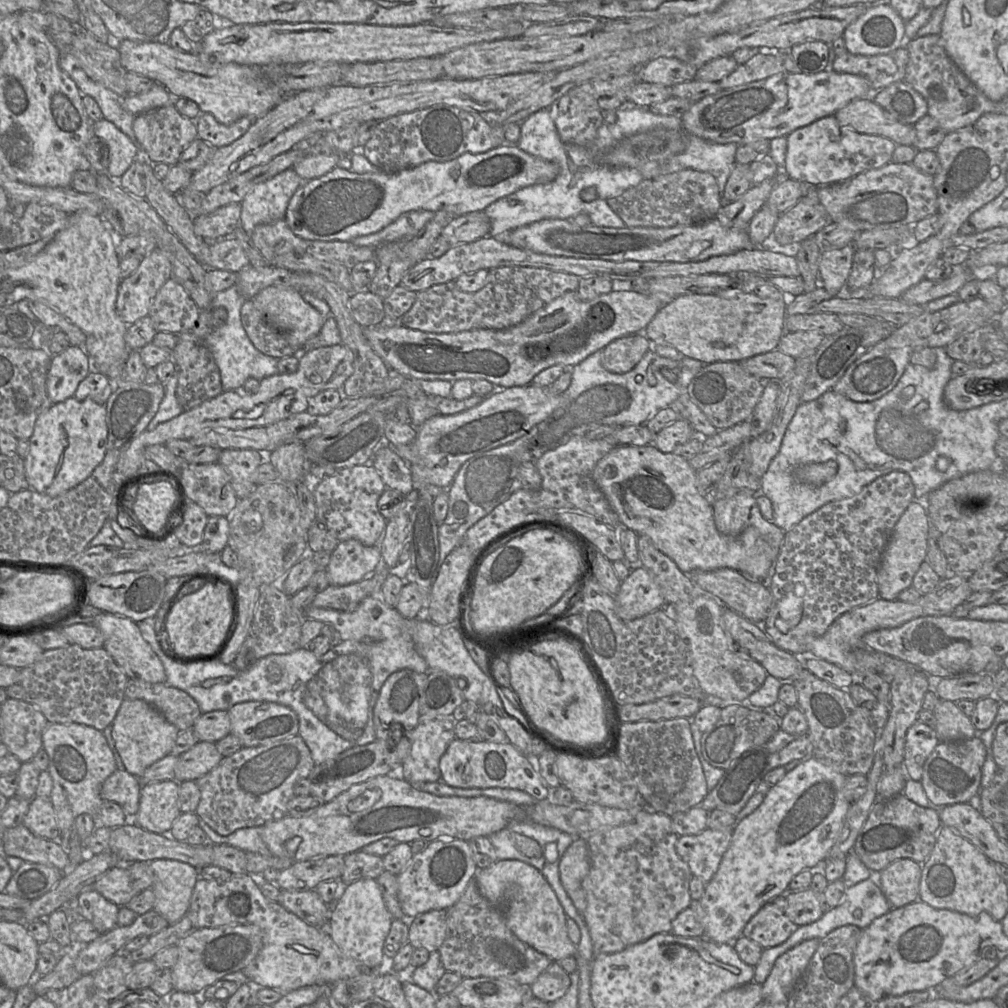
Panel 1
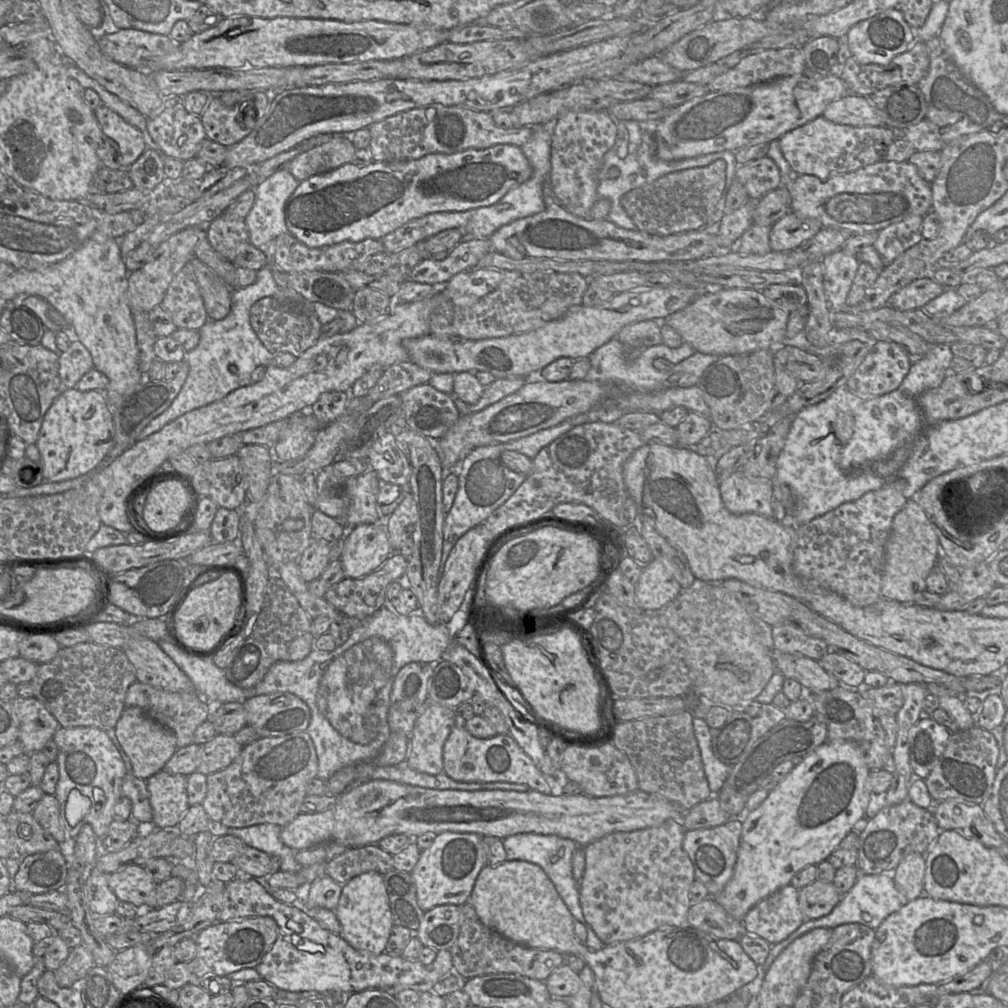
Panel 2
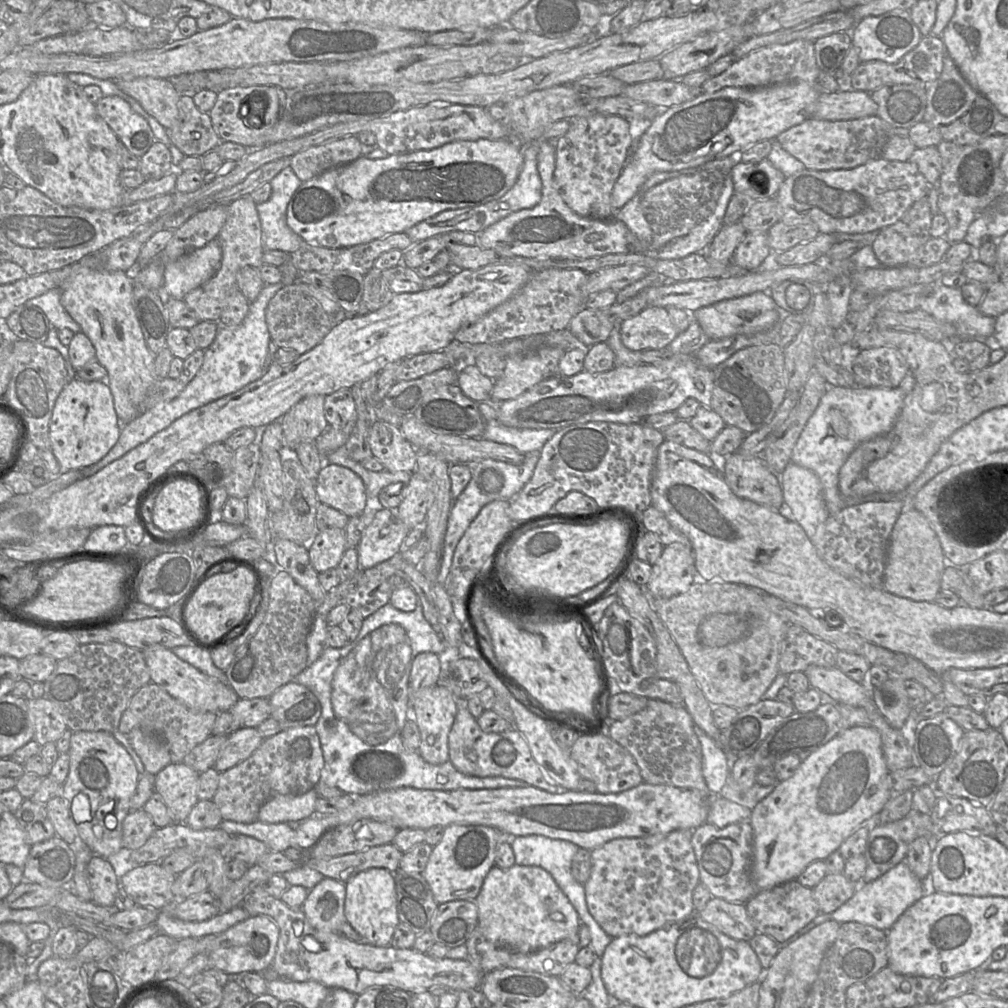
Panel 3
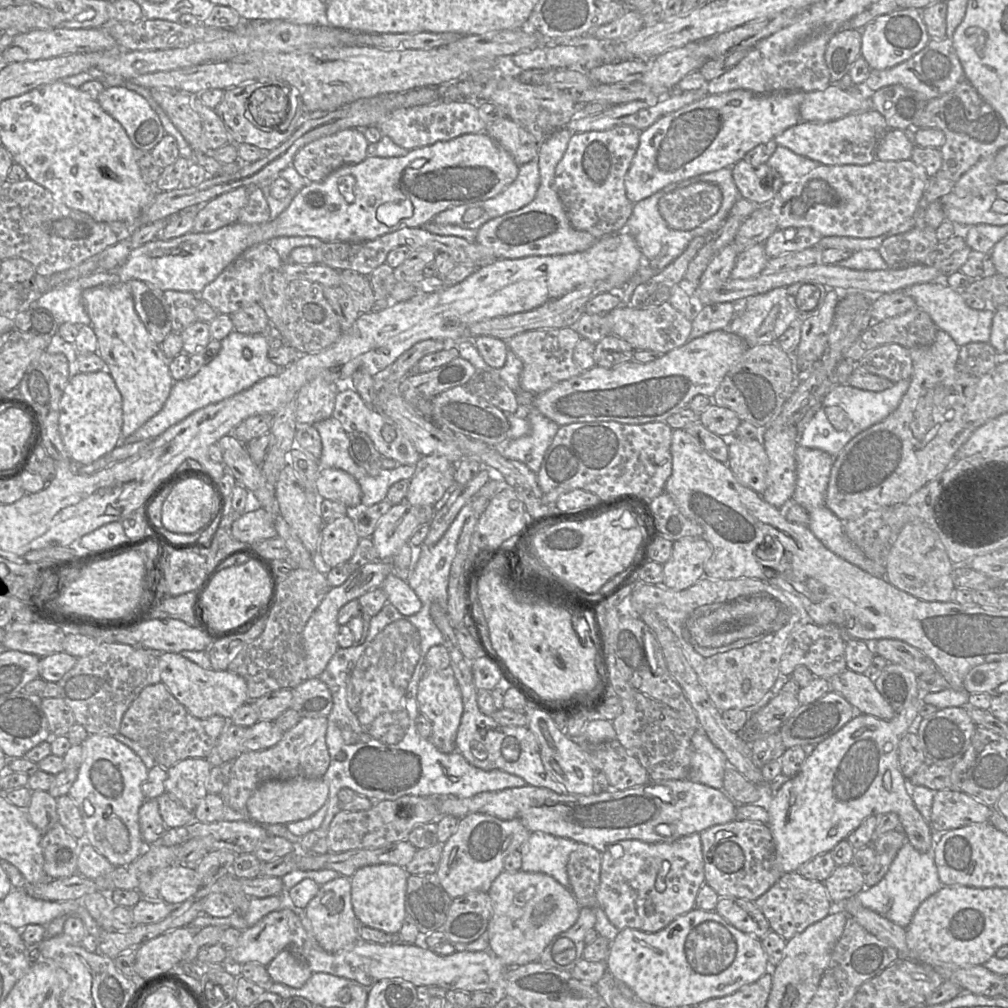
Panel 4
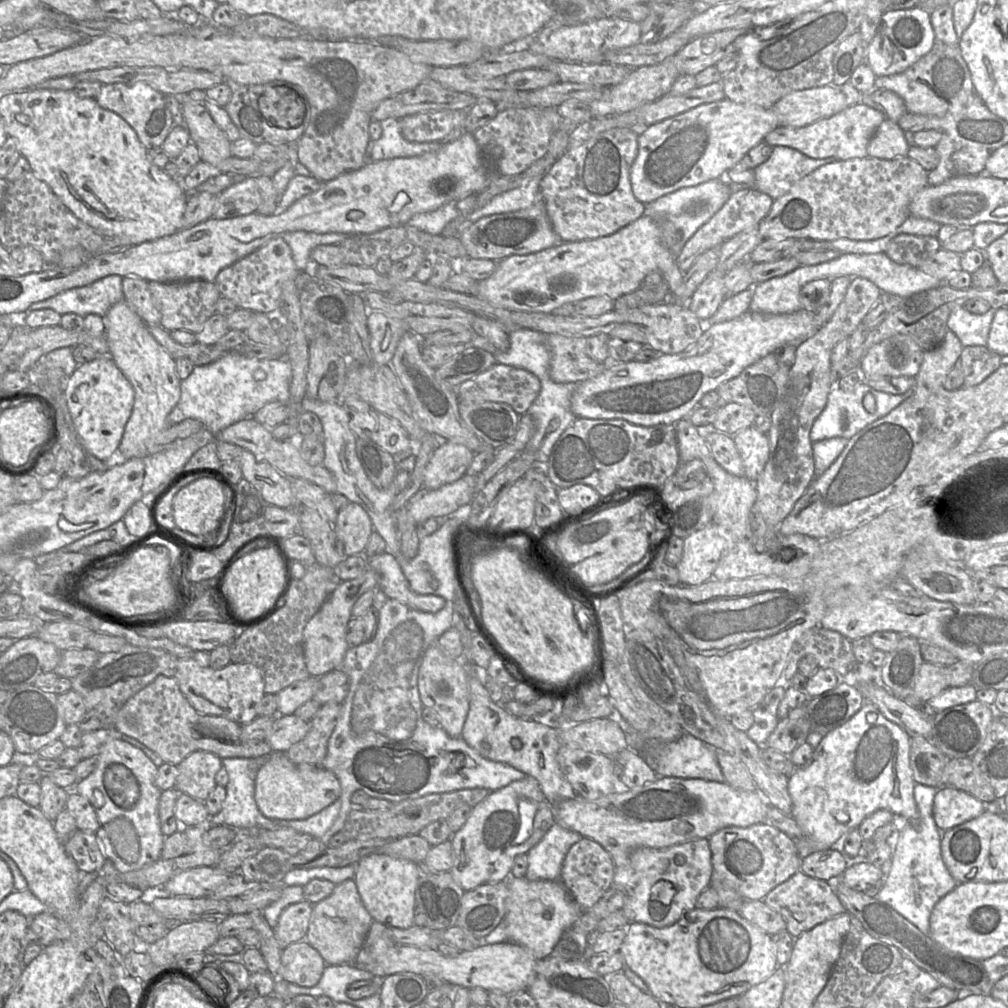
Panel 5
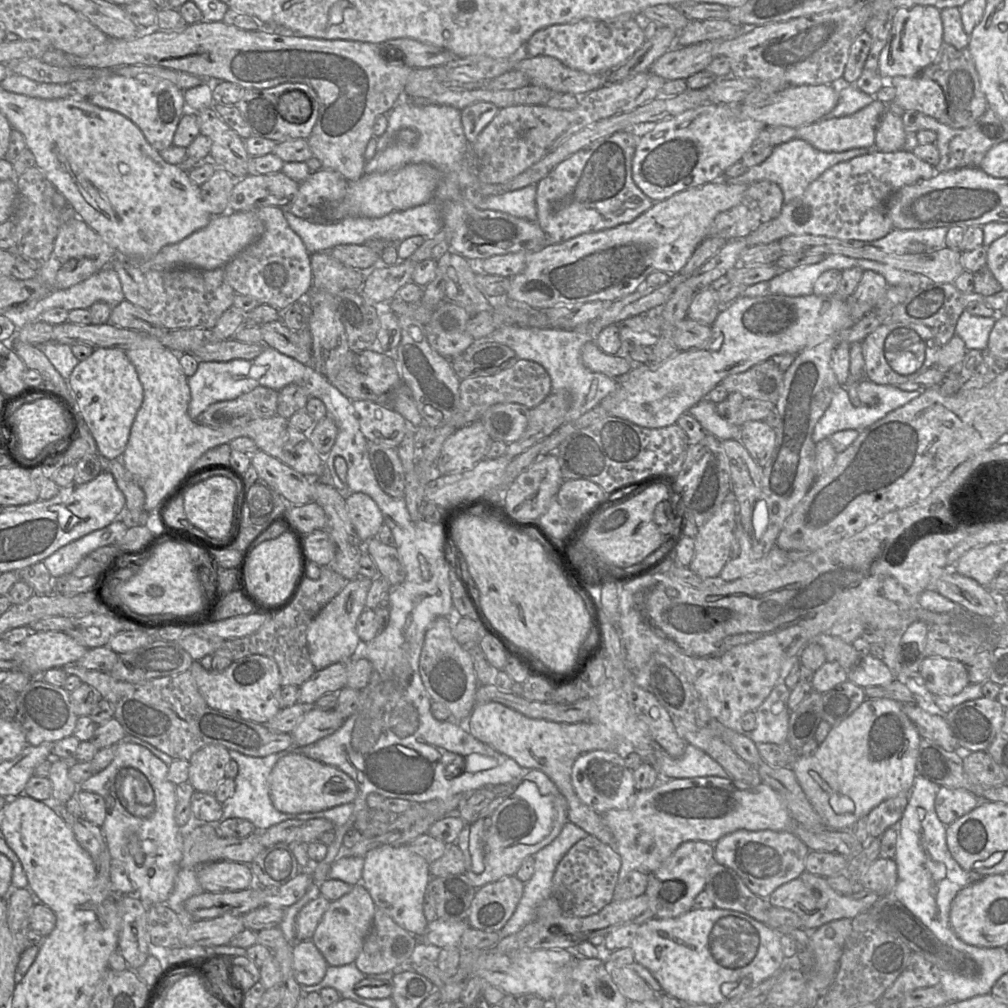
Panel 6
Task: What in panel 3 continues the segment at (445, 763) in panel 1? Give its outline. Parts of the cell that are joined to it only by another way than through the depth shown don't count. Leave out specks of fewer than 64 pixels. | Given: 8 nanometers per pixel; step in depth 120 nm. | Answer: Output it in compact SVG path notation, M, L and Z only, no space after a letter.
M458 699L458 711L448 736L449 761L455 769L467 776L479 778L503 777L526 782L552 794L567 791L551 782L533 758L524 736L514 727L500 733L481 730L467 707L467 699Z

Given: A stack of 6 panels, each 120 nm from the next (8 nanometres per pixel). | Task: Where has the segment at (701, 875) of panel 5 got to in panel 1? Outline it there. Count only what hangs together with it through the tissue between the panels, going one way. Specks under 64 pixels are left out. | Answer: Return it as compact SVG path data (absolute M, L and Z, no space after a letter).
M641 805L631 822L599 829L588 838L583 838L587 842L590 858L590 869L582 882L586 894L583 919L592 940L594 957L620 952L656 934L670 933L672 921L692 904L689 883L693 875L688 864L676 852L678 837L672 829L671 817Z

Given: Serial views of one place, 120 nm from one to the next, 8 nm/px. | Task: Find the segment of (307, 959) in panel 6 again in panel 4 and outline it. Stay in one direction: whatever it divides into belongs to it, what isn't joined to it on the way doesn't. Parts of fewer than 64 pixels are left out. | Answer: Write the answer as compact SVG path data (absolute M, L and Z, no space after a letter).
M284 949L266 966L273 982L301 988L312 976L308 965L291 950Z

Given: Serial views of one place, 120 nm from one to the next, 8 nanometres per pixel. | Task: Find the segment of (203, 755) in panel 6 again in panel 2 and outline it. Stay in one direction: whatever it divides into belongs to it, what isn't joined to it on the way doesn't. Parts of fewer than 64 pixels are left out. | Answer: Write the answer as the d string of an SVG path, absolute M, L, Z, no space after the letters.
M164 770L146 780L152 807L152 823L157 829L175 829L190 807L187 777Z

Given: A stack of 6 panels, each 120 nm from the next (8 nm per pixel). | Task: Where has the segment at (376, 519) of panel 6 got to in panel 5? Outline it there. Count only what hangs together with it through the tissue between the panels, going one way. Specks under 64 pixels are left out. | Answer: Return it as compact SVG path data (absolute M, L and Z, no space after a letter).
M349 502L338 512L335 531L343 545L344 555L349 557L363 553L374 528L366 510Z

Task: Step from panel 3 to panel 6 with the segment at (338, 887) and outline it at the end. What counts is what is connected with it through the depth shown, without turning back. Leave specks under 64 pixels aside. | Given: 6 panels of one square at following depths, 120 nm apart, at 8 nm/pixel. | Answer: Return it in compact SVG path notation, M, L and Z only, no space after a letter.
M362 884L353 885L349 893L330 902L311 939L328 965L354 963L371 928L374 913L374 902Z

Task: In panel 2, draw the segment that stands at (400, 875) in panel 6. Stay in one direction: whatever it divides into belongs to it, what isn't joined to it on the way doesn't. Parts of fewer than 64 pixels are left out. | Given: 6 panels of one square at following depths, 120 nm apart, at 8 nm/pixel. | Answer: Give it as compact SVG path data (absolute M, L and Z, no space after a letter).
M370 871L352 878L342 886L342 893L336 909L334 910L341 925L340 936L354 949L379 955L385 952L385 947L394 926L393 917L389 906L387 890L383 875Z

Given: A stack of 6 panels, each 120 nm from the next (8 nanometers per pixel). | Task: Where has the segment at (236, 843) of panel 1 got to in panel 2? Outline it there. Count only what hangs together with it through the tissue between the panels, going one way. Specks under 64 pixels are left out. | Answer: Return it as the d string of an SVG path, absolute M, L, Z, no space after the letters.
M211 822L209 831L215 836L236 836L247 846L265 852L271 857L280 860L280 871L297 872L303 868L295 860L297 851L286 846L281 840L282 827L275 824L264 823L243 828L230 828L217 822Z

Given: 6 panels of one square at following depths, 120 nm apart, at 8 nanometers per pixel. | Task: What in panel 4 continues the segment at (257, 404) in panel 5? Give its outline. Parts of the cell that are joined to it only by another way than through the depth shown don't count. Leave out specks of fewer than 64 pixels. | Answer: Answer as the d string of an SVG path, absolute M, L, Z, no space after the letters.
M232 331L221 340L221 348L216 357L193 377L175 381L162 409L120 443L154 439L193 412L242 392L265 377L277 375L281 369L268 358L266 333L245 335Z

